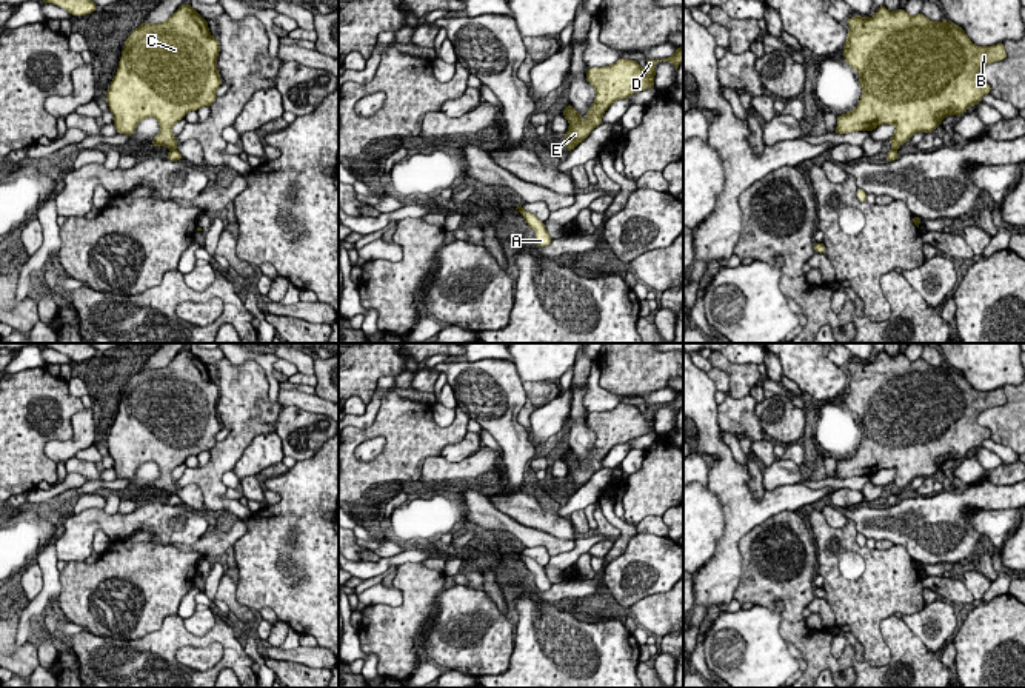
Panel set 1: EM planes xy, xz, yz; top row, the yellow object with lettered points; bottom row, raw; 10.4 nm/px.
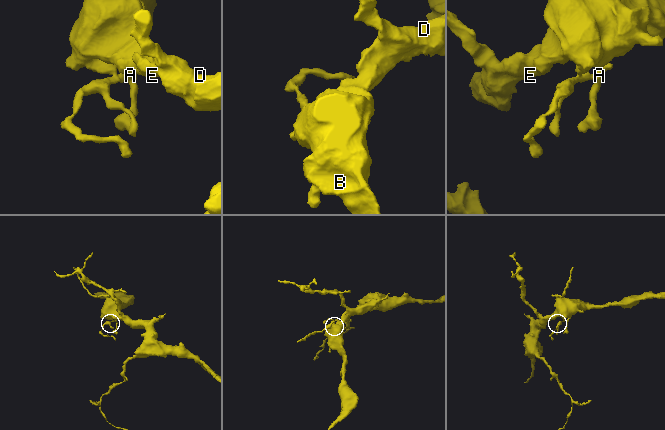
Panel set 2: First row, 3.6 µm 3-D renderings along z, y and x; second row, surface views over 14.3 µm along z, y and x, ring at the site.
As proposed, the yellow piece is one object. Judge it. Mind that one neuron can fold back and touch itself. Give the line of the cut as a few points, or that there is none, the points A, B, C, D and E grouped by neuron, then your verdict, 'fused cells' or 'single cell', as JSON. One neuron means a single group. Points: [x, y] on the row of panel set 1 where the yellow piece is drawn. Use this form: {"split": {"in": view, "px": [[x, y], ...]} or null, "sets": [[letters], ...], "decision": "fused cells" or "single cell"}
{"split": {"in": "yz", "px": [[891, 148], [896, 150]]}, "sets": [["A"], ["B", "C", "D", "E"]], "decision": "fused cells"}

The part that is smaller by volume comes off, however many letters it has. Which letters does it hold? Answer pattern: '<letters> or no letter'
A

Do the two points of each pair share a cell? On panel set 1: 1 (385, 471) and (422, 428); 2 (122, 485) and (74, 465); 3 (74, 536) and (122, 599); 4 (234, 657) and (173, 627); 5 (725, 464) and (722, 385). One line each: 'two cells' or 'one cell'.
1: one cell
2: two cells
3: two cells
4: one cell
5: two cells

